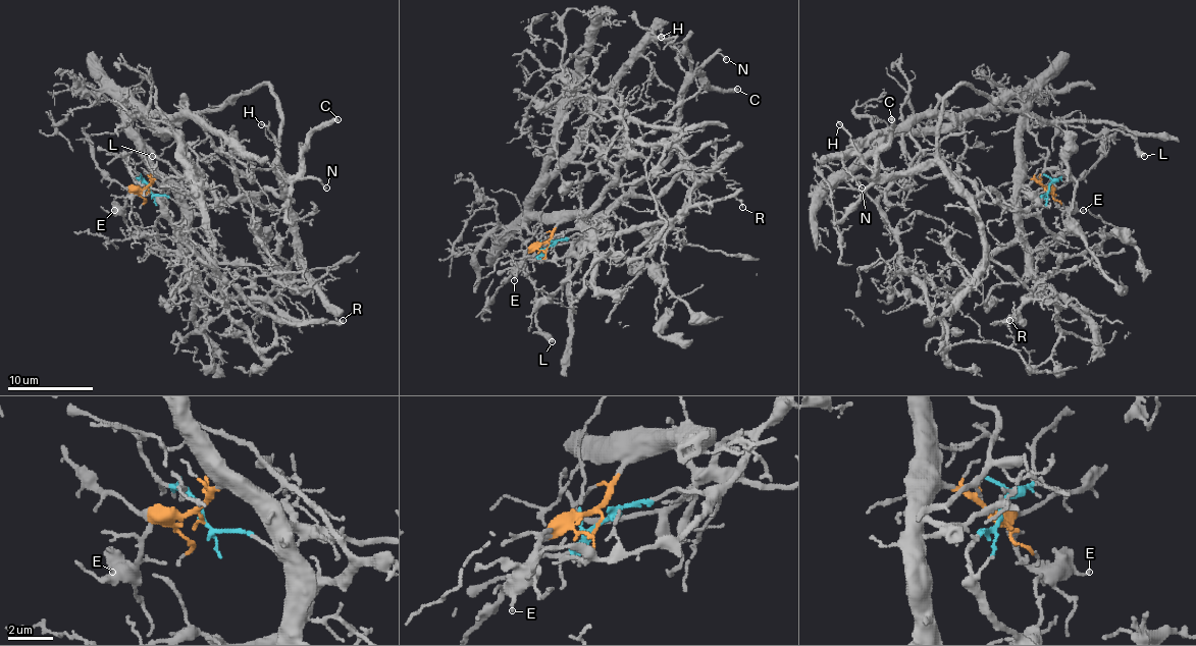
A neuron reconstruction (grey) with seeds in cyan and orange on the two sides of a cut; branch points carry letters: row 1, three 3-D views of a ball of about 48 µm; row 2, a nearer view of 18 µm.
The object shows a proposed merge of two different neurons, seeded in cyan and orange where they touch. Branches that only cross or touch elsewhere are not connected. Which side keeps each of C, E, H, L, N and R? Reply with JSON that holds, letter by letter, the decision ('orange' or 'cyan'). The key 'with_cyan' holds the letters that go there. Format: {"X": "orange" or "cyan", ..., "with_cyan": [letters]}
{"C": "cyan", "E": "orange", "H": "cyan", "L": "orange", "N": "cyan", "R": "orange", "with_cyan": ["C", "H", "N"]}

